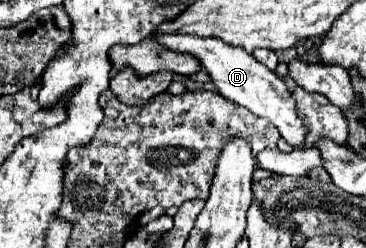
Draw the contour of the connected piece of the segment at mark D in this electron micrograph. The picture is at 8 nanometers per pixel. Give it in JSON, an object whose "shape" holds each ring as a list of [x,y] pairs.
{"shape":[[[154,33],[152,35],[156,43],[164,45],[170,51],[188,53],[198,59],[200,67],[210,75],[214,87],[218,93],[240,107],[246,107],[254,115],[270,121],[274,127],[278,127],[280,135],[294,147],[304,147],[306,127],[296,115],[296,105],[292,99],[292,93],[284,85],[282,79],[270,69],[266,69],[262,63],[258,63],[250,53],[246,53],[242,47],[232,47],[216,37],[196,37],[196,35],[180,35],[180,33]]]}

